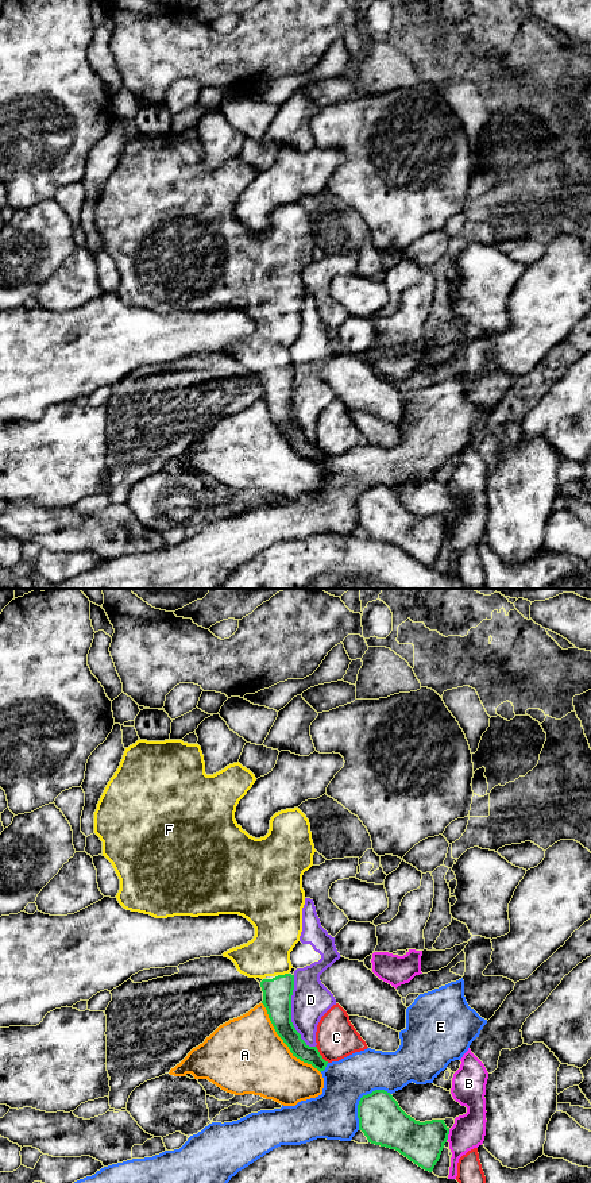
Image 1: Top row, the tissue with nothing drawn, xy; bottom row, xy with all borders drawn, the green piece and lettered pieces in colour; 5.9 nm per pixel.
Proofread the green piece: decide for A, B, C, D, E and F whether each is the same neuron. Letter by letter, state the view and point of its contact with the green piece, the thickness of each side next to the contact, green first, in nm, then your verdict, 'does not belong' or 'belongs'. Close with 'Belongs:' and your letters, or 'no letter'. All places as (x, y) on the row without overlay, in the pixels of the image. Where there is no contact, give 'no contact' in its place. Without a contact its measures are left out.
A: xy (284, 436) | 160/460 nm | does not belong
B: xy (448, 528) | 240/200 nm | does not belong
C: xy (320, 450) | 110/240 nm | does not belong
D: xy (290, 408) | 180/240 nm | does not belong
E: xy (360, 494) | 280/280 nm | does not belong
F: xy (282, 370) | 180/260 nm | belongs
Belongs: F

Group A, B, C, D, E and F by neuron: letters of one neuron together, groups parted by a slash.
A / B / C / D / E / F

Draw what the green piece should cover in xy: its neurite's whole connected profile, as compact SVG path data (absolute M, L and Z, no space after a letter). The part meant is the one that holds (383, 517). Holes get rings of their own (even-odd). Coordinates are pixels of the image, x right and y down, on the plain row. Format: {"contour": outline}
{"contour": "M385 485L360 493L358 513L359 525L368 537L395 544L429 567L439 556L449 529L444 515L416 516Z"}

